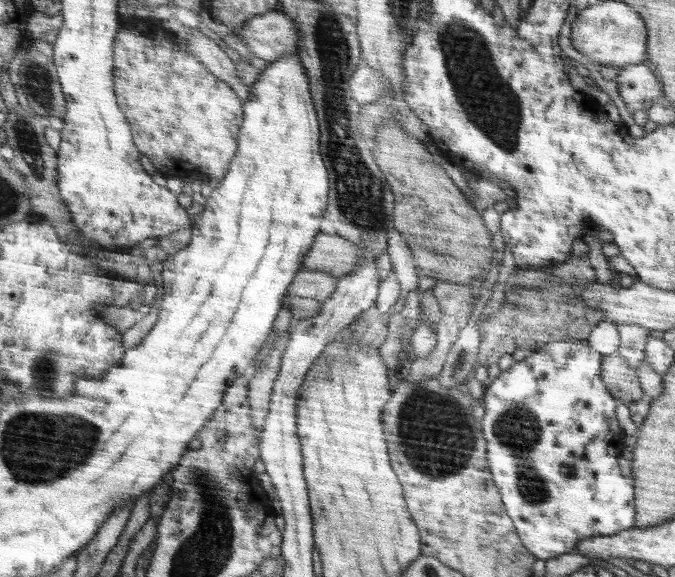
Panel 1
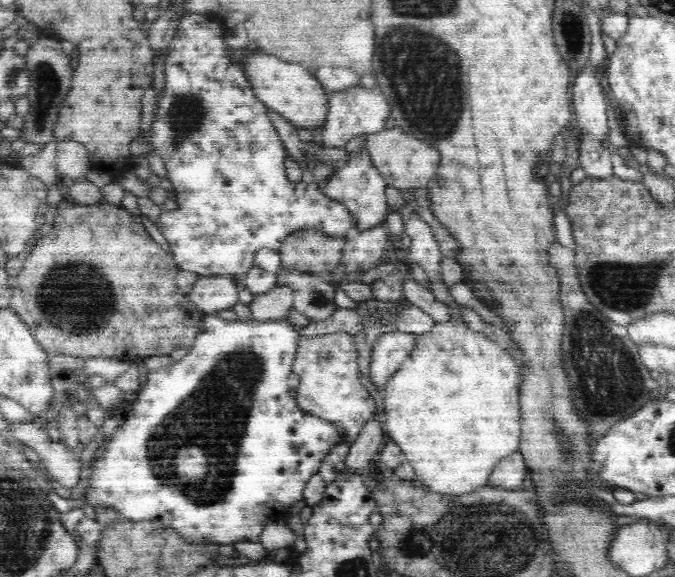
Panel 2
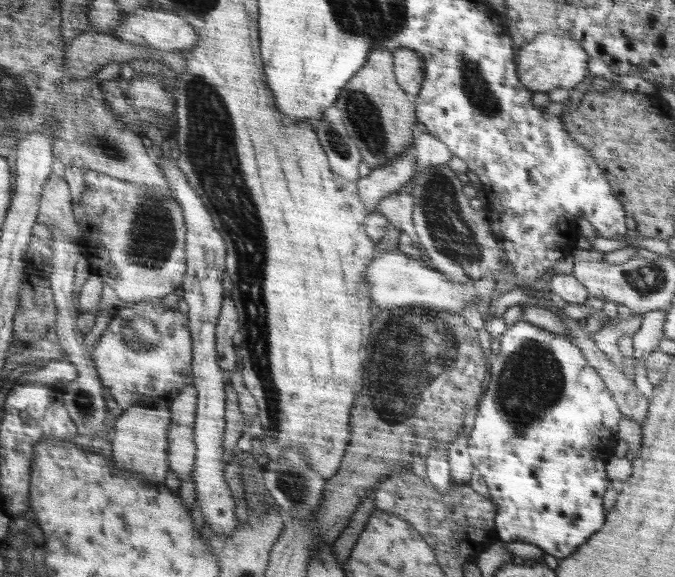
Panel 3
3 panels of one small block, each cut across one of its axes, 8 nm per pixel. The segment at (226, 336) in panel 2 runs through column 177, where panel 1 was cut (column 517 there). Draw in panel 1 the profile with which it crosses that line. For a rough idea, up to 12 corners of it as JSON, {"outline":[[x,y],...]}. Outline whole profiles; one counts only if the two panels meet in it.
{"outline":[[587,341],[486,383],[504,511],[543,561],[635,526]]}

